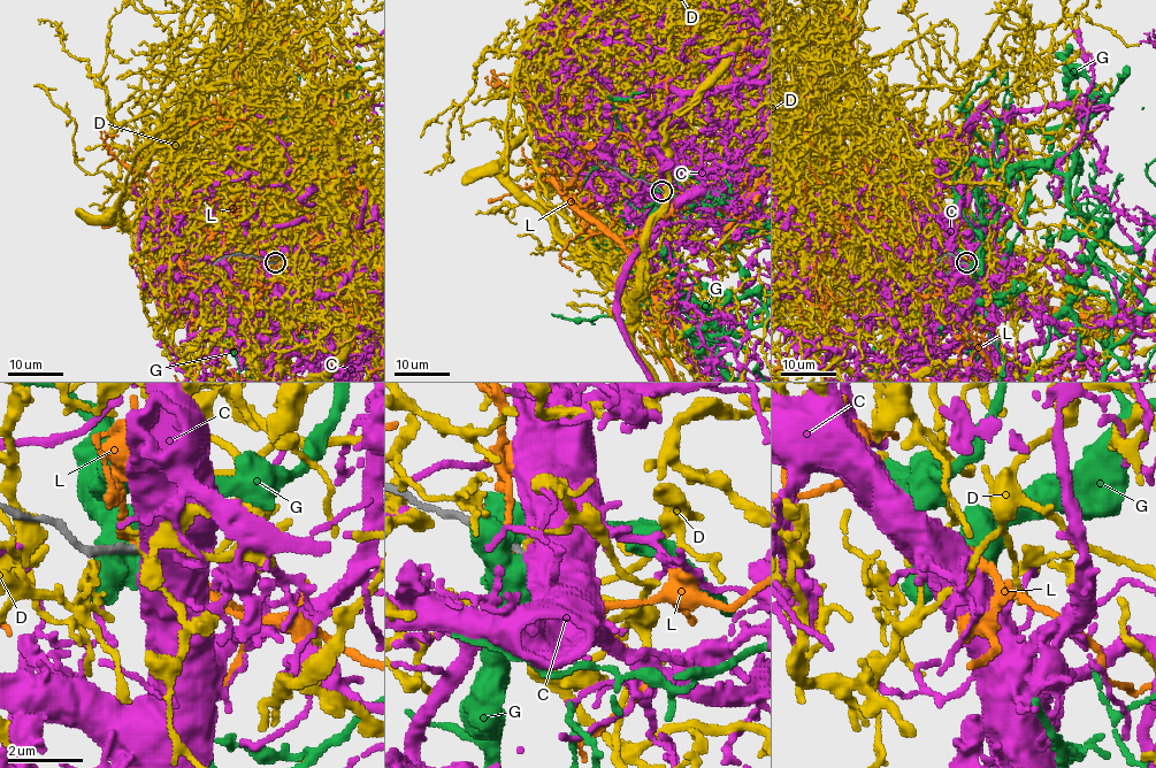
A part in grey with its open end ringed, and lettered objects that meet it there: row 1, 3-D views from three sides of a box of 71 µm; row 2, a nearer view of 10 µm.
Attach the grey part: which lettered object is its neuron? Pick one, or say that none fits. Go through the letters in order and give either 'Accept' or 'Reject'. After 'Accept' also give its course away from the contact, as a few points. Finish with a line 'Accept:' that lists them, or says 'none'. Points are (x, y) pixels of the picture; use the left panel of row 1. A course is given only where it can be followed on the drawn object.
C: Reject
D: Reject
G: Reject
L: Accept
Accept: L

